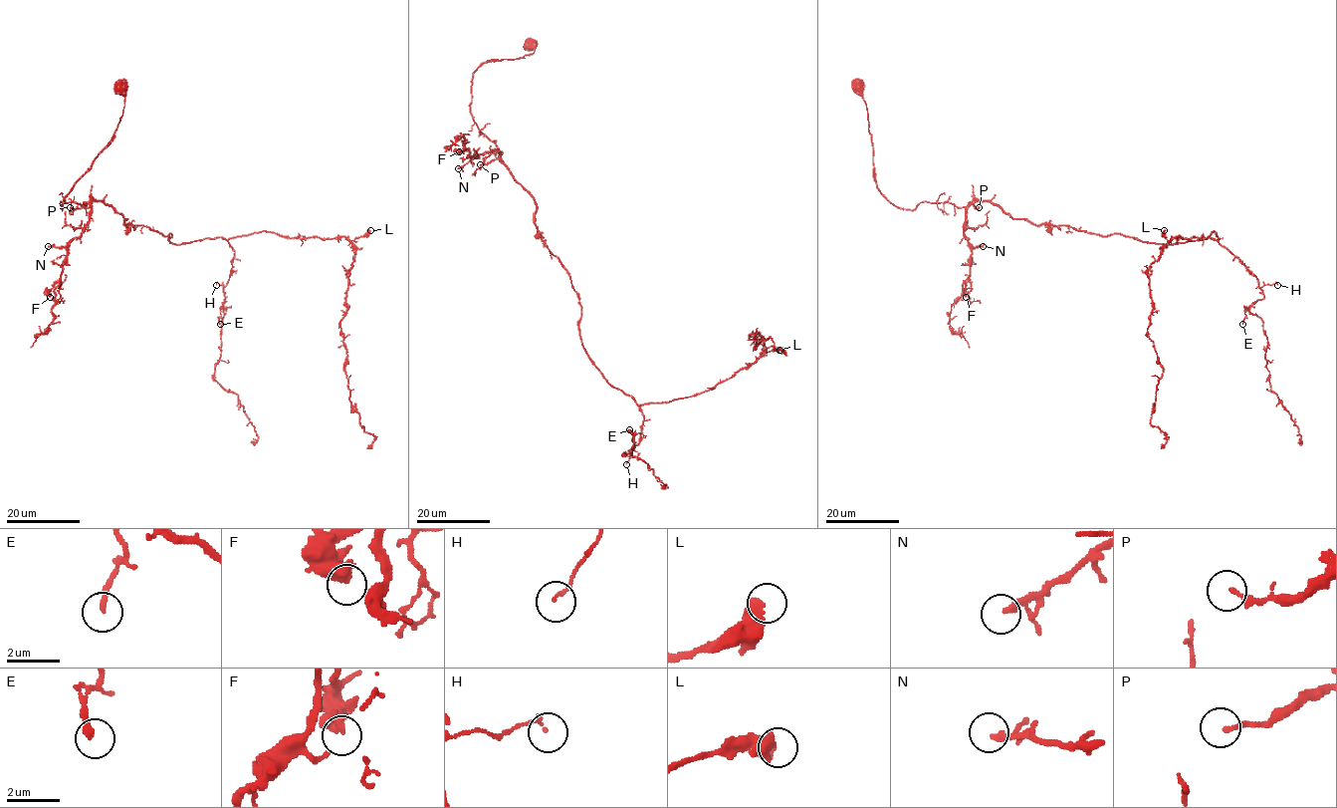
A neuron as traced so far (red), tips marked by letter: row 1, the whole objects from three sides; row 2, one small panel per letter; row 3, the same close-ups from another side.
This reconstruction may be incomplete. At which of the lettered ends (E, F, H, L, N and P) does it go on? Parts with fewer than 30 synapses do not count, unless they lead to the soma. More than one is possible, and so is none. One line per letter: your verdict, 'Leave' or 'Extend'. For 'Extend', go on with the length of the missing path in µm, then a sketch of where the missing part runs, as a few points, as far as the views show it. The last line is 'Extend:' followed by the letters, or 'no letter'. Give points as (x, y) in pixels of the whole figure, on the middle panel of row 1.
E: Extend. Missing length about 25 µm. Course of what is missing: (629, 429), (639, 420), (645, 429), (644, 436), (640, 435)
F: Leave
H: Leave
L: Leave
N: Leave
P: Leave
Extend: E

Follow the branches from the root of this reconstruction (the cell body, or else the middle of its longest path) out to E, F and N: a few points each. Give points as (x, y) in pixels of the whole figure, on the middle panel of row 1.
E: (531, 43), (477, 69), (471, 115), (534, 200), (586, 355), (644, 417), (634, 450), (629, 429)
F: (531, 43), (533, 54), (488, 60), (473, 74), (471, 115), (501, 151), (478, 157), (459, 151)
N: (531, 43), (533, 54), (488, 60), (473, 74), (471, 115), (478, 129), (501, 151), (483, 151), (458, 168)

